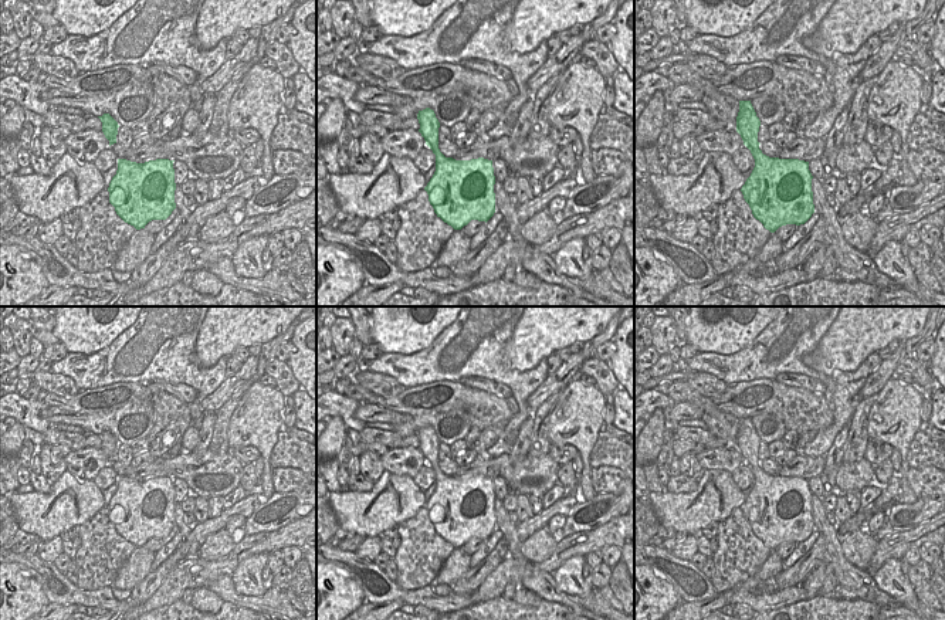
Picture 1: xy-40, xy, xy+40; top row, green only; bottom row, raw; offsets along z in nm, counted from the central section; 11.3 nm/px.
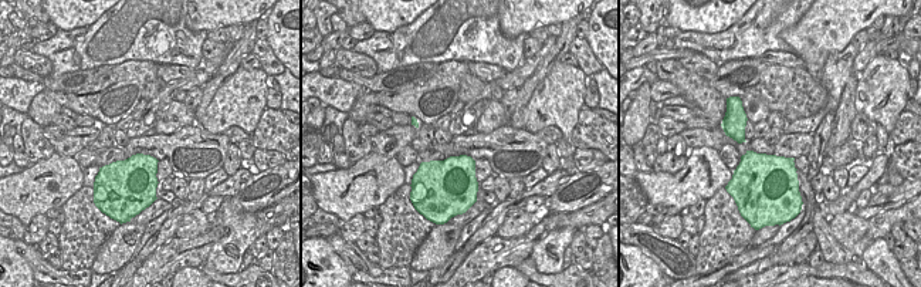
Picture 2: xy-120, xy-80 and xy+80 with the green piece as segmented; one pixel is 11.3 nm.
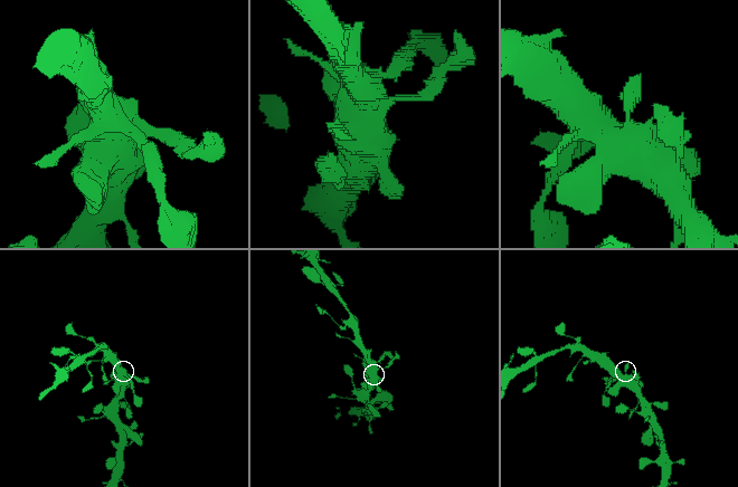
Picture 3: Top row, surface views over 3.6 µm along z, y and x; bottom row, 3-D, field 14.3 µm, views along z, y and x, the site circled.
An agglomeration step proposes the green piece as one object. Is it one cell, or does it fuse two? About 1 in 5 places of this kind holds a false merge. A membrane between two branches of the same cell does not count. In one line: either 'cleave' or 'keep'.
keep

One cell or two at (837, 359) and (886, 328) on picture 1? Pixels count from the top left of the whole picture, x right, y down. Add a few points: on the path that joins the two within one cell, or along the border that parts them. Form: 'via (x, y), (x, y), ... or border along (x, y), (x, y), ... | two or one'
via (849, 346), (863, 332), (869, 332), (873, 328) | one

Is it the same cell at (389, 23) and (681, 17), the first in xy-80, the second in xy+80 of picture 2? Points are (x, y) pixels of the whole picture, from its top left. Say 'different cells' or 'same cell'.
same cell

